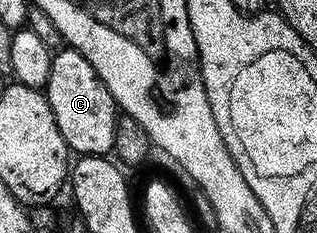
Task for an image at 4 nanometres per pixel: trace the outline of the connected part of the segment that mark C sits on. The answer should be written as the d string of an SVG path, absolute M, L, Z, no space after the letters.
M61 47L52 54L50 77L43 92L55 115L55 127L63 135L65 144L74 154L86 157L104 157L112 154L115 143L115 127L119 116L117 100L107 91L99 79L95 67L81 57L78 49Z

